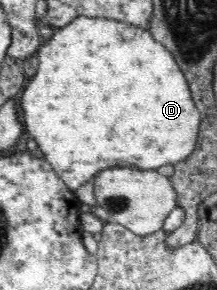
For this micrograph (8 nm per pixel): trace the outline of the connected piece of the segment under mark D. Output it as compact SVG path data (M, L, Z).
M77 17L74 18L67 26L64 26L64 28L56 30L53 36L48 41L44 42L40 48L38 48L37 54L38 60L40 60L38 74L36 74L36 76L34 76L34 78L28 82L28 86L26 86L26 90L24 90L22 98L20 98L20 100L22 100L22 104L20 104L20 106L22 106L22 122L24 122L24 128L26 128L26 132L28 132L26 136L32 136L32 138L38 142L38 146L40 146L40 150L44 152L44 156L46 156L48 164L52 165L52 168L56 171L56 174L65 182L70 190L78 190L78 188L80 188L80 186L82 186L82 184L85 182L92 181L100 171L110 169L112 167L136 167L142 170L154 170L160 168L160 166L166 166L166 164L170 164L170 166L175 165L176 162L184 161L184 158L187 158L188 154L193 154L193 151L197 146L197 136L201 125L200 111L198 111L198 107L196 107L194 100L192 100L192 94L188 92L188 84L184 82L184 76L180 74L180 68L178 68L176 61L174 61L173 55L170 54L160 42L154 40L149 31L142 30L138 26L134 26L132 24L118 22L108 18Z

